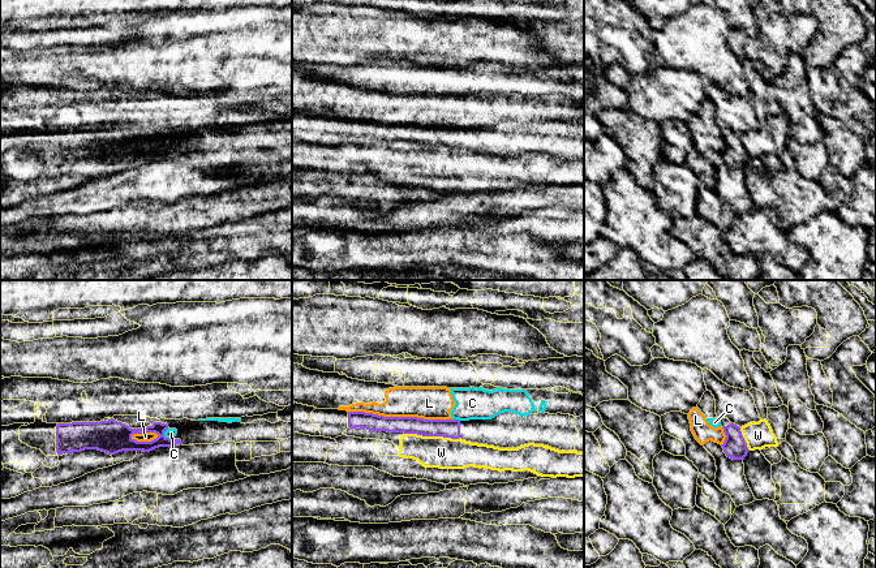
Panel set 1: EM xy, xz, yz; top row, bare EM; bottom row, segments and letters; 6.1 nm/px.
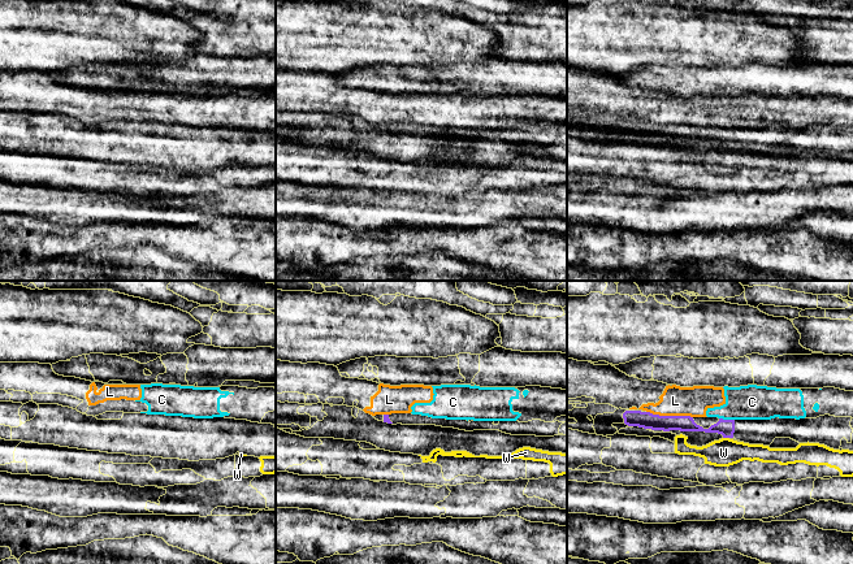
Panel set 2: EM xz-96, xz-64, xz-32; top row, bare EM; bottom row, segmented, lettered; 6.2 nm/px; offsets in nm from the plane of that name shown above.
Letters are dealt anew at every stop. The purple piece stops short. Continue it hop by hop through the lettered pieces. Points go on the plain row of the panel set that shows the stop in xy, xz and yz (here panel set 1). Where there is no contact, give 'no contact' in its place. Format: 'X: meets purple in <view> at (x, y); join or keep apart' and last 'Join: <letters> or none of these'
C: meets purple in xy at (163, 143); keep apart
L: meets purple in xz at (400, 125); keep apart
W: meets purple in xz at (432, 143); keep apart
Join: none of these

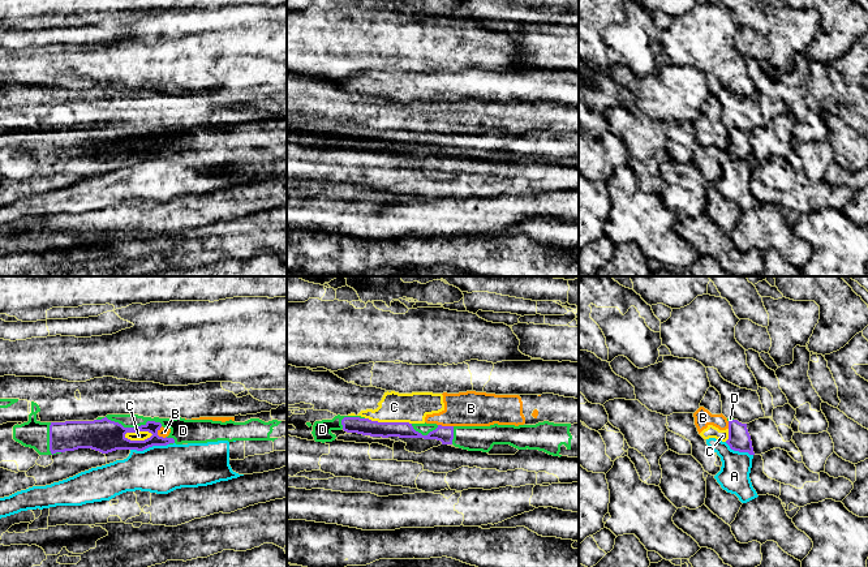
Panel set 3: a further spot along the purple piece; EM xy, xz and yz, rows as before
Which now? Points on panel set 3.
A: meets purple in xy at (149, 154); keep apart
B: meets purple in xy at (157, 142); keep apart
C: meets purple in xy at (138, 149); keep apart
D: meets purple in xy at (129, 136); join
Join: D

